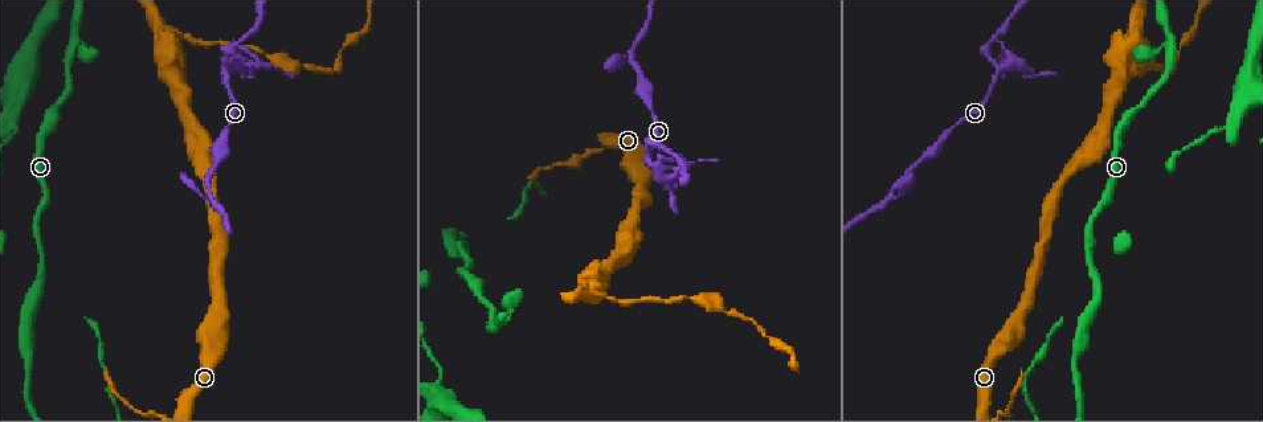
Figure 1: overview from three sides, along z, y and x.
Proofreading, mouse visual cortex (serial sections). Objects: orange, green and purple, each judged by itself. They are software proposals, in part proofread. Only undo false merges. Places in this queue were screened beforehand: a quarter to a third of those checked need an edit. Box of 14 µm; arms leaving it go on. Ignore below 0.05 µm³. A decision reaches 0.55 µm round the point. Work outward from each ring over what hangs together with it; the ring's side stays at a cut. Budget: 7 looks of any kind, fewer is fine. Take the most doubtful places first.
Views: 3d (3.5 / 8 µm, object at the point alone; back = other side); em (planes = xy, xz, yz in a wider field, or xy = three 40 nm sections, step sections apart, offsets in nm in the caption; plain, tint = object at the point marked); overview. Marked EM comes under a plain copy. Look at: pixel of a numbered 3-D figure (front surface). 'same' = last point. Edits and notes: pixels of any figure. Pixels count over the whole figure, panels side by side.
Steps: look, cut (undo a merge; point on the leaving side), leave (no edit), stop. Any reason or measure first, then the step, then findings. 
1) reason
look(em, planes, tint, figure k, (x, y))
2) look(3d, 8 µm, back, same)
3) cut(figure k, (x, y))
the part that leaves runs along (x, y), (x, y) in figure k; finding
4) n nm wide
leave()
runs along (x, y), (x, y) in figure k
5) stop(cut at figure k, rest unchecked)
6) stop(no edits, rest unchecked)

three-way junction
look(3d, 3.5 µm, figure 1, (893, 192))

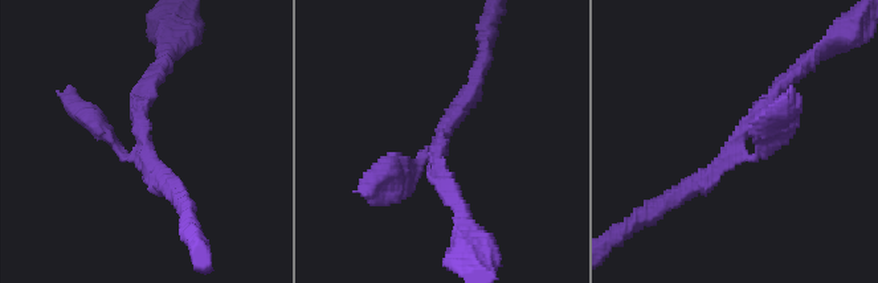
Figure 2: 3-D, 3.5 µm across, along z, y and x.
3 arms; arms of 200, 200, 250 nm; now the EM
look(em, xy, step 1, tint, figure 2, (439, 139))

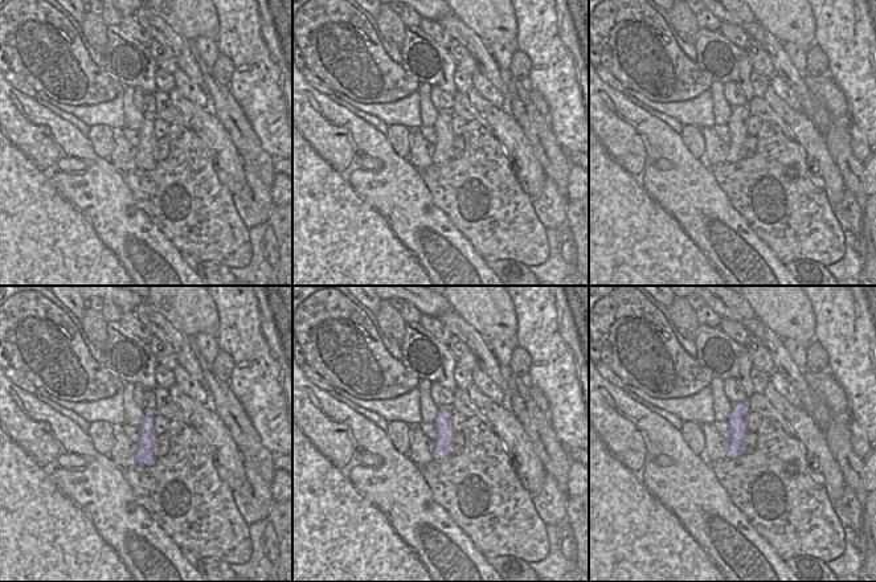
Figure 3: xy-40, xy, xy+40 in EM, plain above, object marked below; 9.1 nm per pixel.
leave()
runs along (793, 73), (723, 163), (682, 191) in figure 2; one cell here

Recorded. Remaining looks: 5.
sharp bend
look(3d, 3.5 µm, figure 1, (1021, 69))

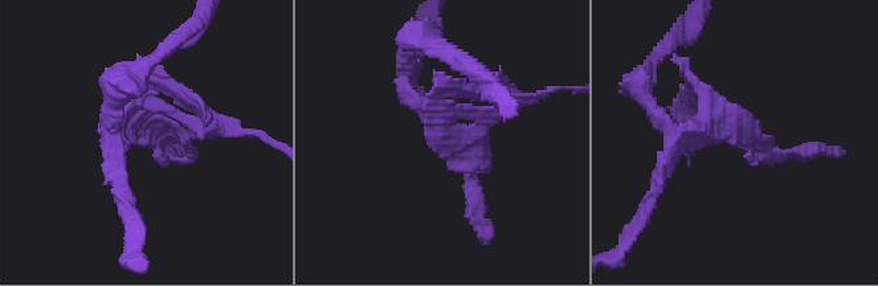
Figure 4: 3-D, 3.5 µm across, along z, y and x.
need the tissue
look(em, xy, step 5, tint, figure 4, (448, 143))

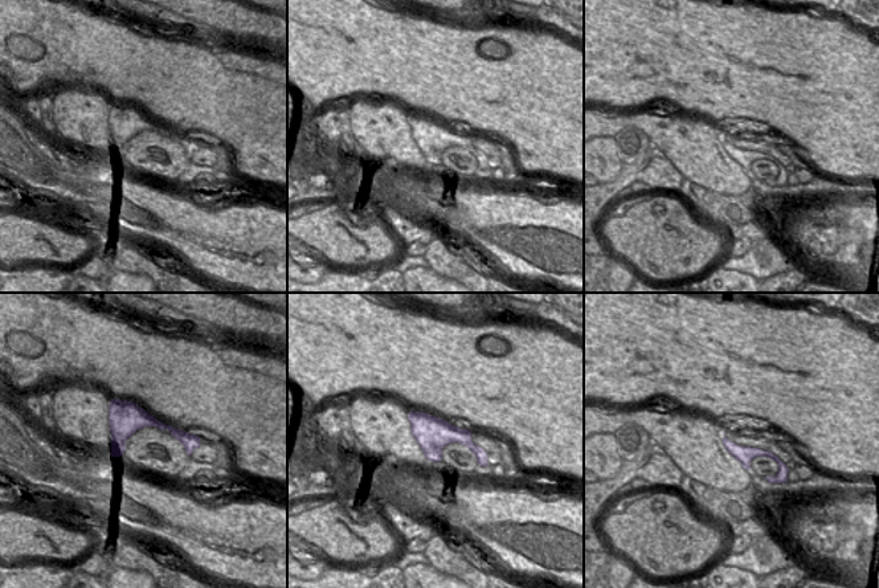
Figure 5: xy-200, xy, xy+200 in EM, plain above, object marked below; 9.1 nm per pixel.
look(em, planes, tint, same)

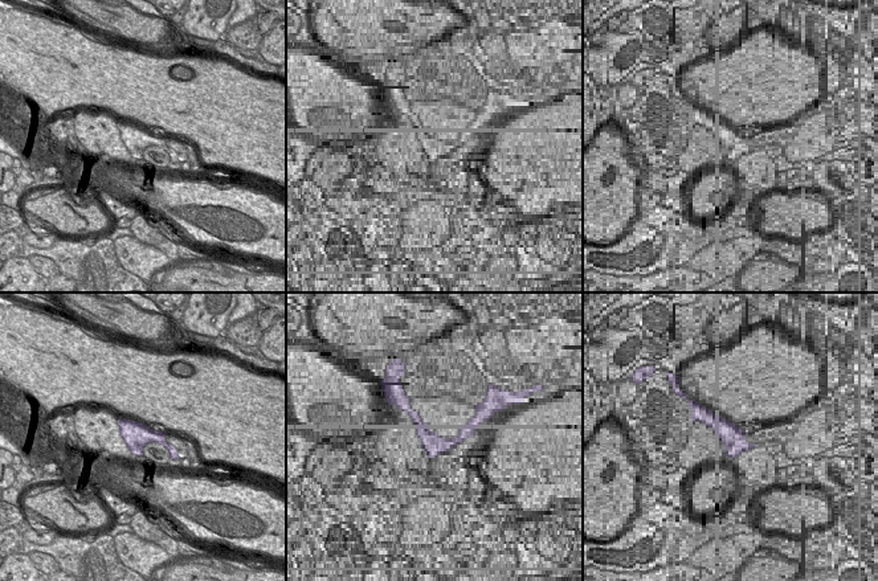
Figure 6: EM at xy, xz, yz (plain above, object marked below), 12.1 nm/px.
leave()
runs along (407, 70), (452, 144), (517, 98) in figure 4; one cell here

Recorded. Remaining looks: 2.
look(3d, 3.5 µm, figure 1, (600, 294))

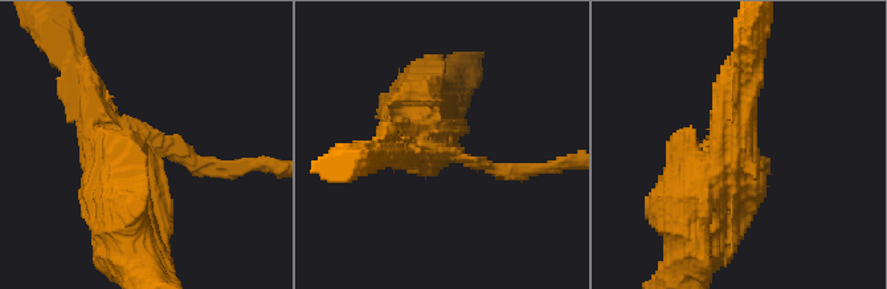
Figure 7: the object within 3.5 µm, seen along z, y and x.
need the tissue
look(em, planes, tint, figure 7, (443, 152))

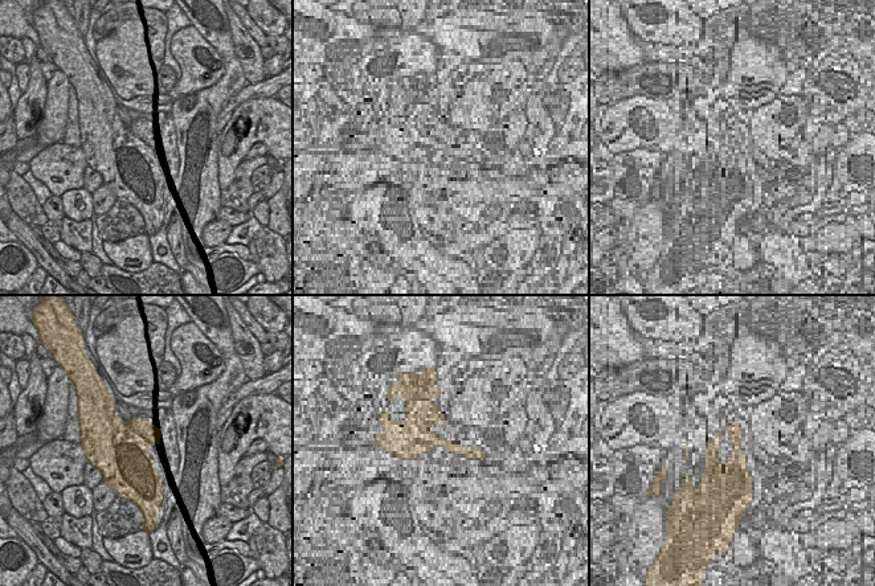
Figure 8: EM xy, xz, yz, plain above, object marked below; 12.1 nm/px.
cut(figure 7, (491, 167))
border along (126, 422), (126, 427), (148, 449) in figure 8; two cells meet here

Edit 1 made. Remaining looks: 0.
stop(cut at figure 7, rest unchecked)

